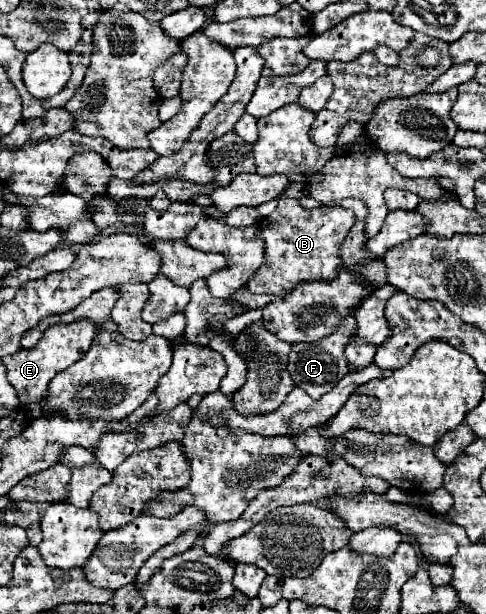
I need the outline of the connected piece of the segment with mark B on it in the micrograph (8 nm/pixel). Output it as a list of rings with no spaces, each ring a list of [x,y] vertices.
[[[279,198],[277,208],[263,220],[265,260],[263,266],[251,276],[247,288],[255,294],[273,294],[283,298],[299,282],[335,280],[343,260],[339,258],[339,246],[347,236],[347,230],[355,224],[355,214],[341,206],[317,206],[307,210],[293,198]]]

